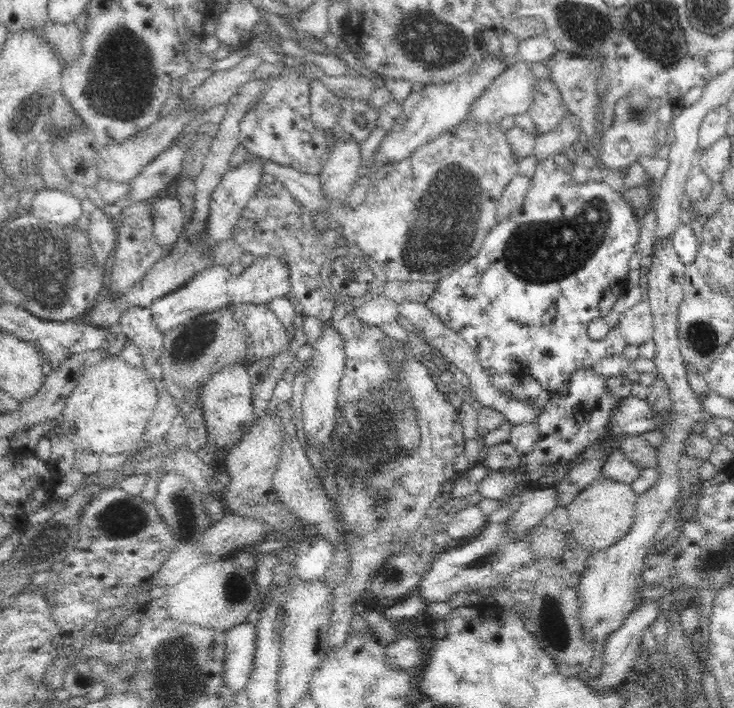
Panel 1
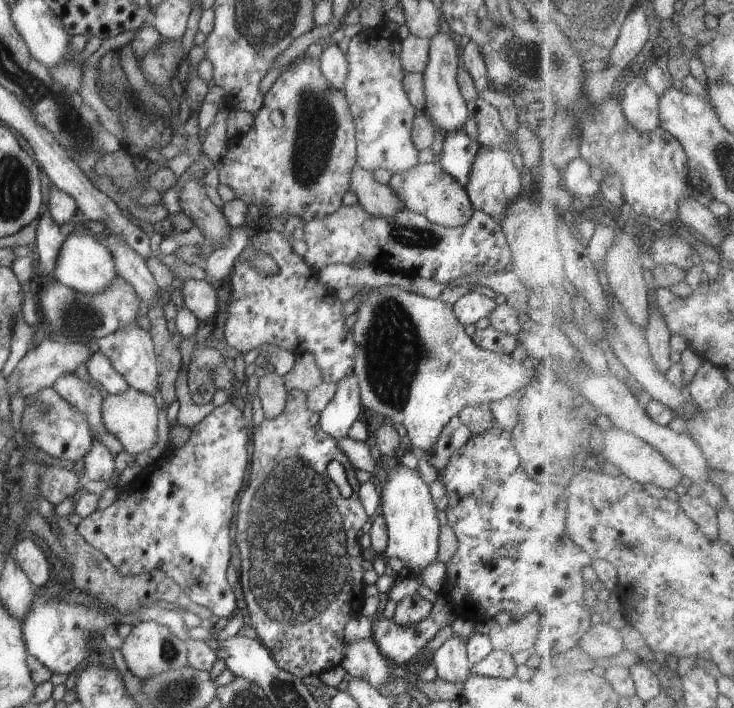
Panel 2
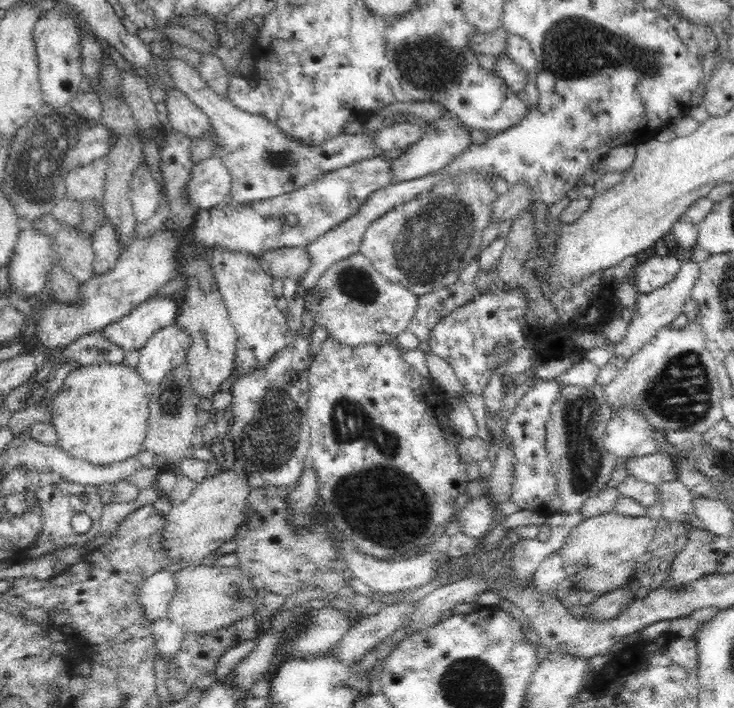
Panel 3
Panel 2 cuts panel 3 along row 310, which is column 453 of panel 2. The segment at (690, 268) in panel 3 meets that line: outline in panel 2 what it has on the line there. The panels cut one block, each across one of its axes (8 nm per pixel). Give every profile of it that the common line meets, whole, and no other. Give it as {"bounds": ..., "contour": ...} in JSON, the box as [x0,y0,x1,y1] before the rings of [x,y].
{"bounds":[428,634,472,683],"contour":[[[454,634],[428,660],[443,681],[464,683],[470,676],[472,664],[468,660],[465,642],[465,639]]]}

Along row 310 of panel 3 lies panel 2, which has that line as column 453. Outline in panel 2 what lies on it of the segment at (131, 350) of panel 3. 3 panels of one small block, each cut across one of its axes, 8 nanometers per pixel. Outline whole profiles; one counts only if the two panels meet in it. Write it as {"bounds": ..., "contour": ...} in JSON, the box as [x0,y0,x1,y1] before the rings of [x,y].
{"bounds":[434,130,481,188],"contour":[[[456,130],[452,134],[446,134],[442,152],[434,162],[465,188],[470,182],[472,164],[481,149],[479,143],[470,140],[463,130]]]}

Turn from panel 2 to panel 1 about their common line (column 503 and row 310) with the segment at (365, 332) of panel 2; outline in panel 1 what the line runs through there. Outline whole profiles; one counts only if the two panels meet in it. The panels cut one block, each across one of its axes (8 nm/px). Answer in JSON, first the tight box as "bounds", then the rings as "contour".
{"bounds":[355,295,401,329],"contour":[[[380,295],[367,301],[355,308],[355,314],[358,320],[369,328],[375,329],[384,324],[392,324],[401,318],[398,314],[398,305],[392,299]]]}

